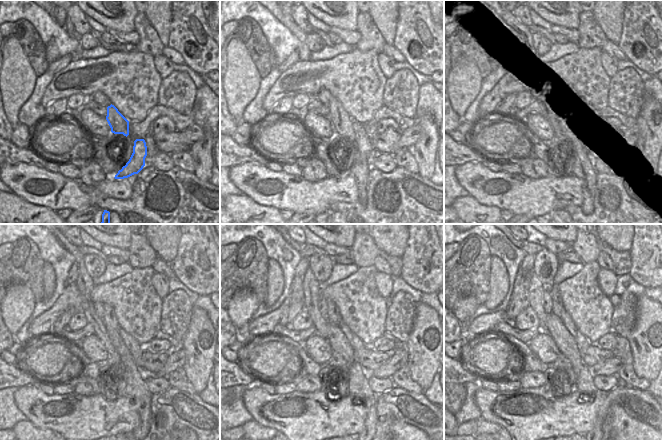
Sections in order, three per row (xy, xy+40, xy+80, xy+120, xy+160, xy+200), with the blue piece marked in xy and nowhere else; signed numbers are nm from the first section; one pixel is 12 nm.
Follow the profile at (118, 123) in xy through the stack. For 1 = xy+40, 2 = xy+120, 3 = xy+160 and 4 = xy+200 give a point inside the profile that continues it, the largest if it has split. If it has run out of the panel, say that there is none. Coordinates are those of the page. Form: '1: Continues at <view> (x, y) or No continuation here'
1: Continues at xy+40 (345, 126)
2: Continues at xy+120 (130, 351)
3: Continues at xy+160 (358, 377)
4: Continues at xy+200 (583, 343).

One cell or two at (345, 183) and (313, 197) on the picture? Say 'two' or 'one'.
one

